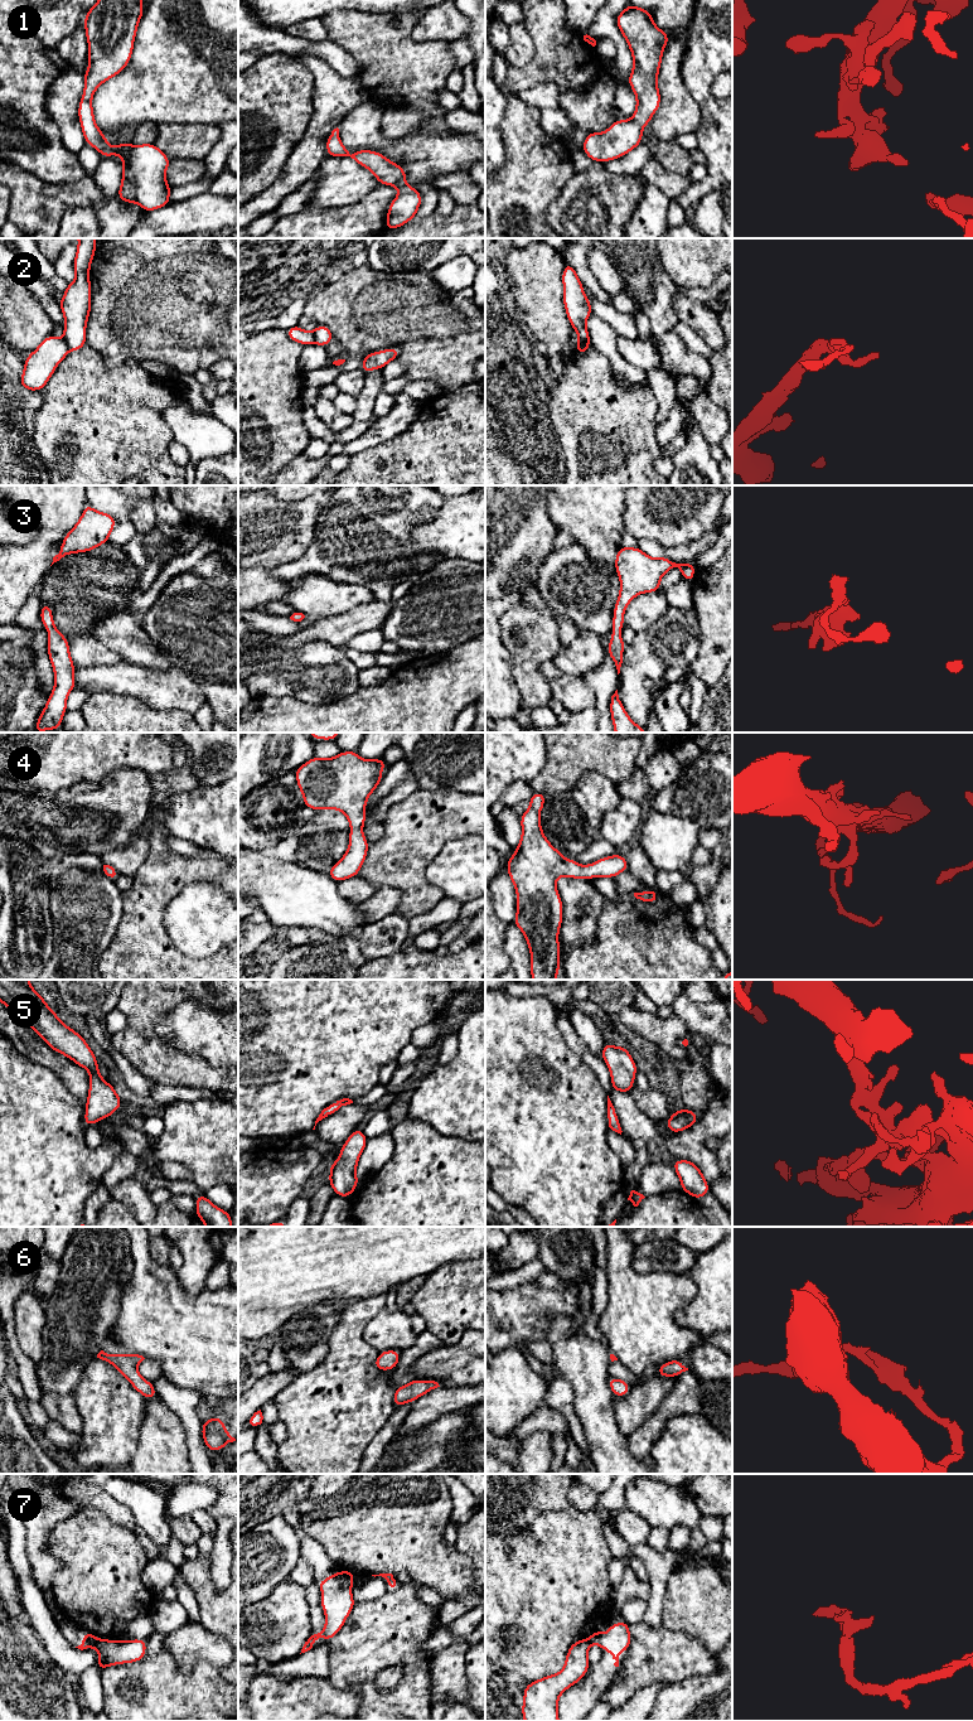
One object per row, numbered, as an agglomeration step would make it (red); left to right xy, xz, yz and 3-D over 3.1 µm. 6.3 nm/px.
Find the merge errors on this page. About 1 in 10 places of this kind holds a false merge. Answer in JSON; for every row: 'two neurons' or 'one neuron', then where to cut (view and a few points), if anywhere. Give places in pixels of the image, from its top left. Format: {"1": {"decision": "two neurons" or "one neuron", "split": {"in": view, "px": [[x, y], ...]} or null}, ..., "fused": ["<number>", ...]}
{"1": {"decision": "one neuron", "split": null}, "2": {"decision": "two neurons", "split": {"in": "yz", "px": [[589, 343], [582, 343], [577, 348]]}}, "3": {"decision": "one neuron", "split": null}, "4": {"decision": "one neuron", "split": null}, "5": {"decision": "one neuron", "split": null}, "6": {"decision": "one neuron", "split": null}, "7": {"decision": "two neurons", "split": {"in": "xy", "px": [[98, 1639], [92, 1645]]}}, "fused": ["2", "7"]}

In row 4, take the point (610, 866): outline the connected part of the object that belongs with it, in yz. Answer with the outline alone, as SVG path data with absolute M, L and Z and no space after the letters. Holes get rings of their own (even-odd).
M533 792L529 808L521 816L522 837L507 870L517 891L514 924L522 930L531 952L532 980L556 980L560 972L558 933L562 924L562 899L556 888L560 876L573 879L614 878L629 870L619 854L581 866L563 859L546 838L539 812L546 796Z

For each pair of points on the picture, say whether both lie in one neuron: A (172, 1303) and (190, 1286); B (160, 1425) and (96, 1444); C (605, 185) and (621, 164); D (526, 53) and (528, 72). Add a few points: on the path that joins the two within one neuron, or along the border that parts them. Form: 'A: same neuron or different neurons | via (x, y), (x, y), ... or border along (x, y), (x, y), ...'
A: different neurons | border along (175, 1272), (188, 1294), (198, 1295), (206, 1287)
B: different neurons | border along (146, 1402), (138, 1446), (131, 1459)
C: different neurons | border along (603, 163), (609, 172), (633, 175)
D: different neurons | border along (531, 35), (535, 56), (524, 66), (509, 66)

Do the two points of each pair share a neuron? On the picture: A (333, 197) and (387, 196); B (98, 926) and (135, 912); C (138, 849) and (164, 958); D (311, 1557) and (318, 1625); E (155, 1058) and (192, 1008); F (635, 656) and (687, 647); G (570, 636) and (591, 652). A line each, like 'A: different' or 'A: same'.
A: different
B: different
C: different
D: same
E: different
F: same
G: different

